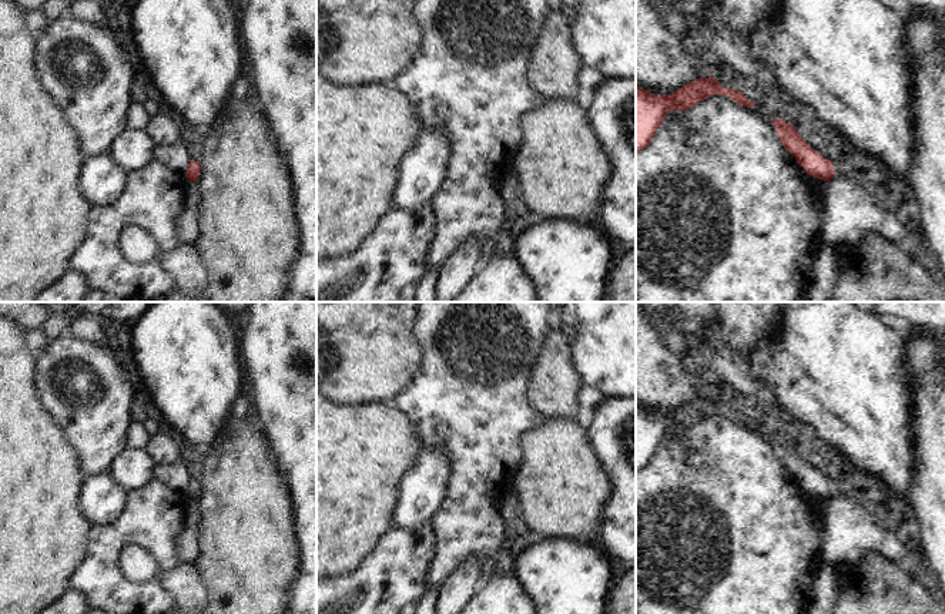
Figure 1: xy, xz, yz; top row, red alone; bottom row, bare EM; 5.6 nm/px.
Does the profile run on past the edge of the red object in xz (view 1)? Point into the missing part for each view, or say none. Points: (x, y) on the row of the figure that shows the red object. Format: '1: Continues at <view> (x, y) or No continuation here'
1: No continuation here.

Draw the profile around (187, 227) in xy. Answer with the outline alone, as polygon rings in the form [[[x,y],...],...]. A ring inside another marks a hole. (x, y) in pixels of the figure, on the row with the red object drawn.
[[[190,181],[187,194],[182,202],[182,211],[178,215],[178,222],[175,228],[180,245],[192,245],[198,236],[198,219],[197,219],[197,205],[198,205],[198,185],[195,181]]]

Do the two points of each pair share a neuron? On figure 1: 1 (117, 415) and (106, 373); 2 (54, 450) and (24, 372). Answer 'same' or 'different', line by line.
1: same
2: same

